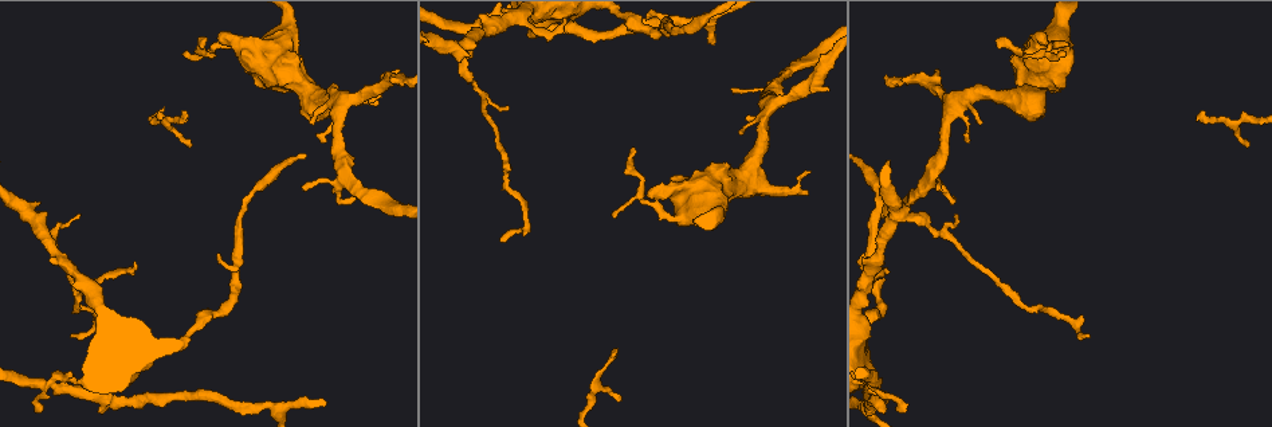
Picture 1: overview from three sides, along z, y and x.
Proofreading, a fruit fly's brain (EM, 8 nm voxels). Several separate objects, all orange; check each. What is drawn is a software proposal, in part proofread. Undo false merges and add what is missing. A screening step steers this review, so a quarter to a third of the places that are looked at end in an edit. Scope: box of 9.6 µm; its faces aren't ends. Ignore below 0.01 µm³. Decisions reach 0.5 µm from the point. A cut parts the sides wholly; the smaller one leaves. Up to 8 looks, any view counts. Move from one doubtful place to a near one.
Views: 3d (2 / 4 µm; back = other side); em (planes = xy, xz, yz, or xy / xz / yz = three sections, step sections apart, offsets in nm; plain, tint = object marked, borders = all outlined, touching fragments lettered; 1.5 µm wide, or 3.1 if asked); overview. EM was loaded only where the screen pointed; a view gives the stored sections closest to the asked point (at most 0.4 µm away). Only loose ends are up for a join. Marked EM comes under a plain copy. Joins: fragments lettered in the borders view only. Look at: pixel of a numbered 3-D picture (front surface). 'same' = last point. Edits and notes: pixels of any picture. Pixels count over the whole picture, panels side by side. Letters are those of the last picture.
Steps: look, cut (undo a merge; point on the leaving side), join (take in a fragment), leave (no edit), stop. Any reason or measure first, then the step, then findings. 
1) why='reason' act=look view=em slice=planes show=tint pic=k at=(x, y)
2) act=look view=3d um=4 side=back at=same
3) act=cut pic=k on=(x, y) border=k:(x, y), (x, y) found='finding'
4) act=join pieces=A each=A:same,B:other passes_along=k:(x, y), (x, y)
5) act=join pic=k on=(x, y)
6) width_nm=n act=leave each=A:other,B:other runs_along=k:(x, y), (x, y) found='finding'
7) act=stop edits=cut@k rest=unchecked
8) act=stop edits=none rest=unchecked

why='calibre changes' act=look view=em slice=planes show=tint pic=1 at=(41, 388)

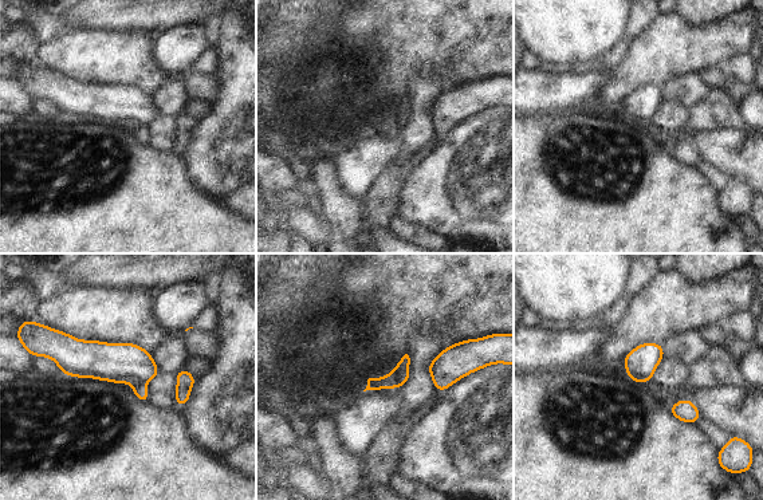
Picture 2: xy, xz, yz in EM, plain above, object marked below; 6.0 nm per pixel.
act=look view=em slice=planes show=borders at=same

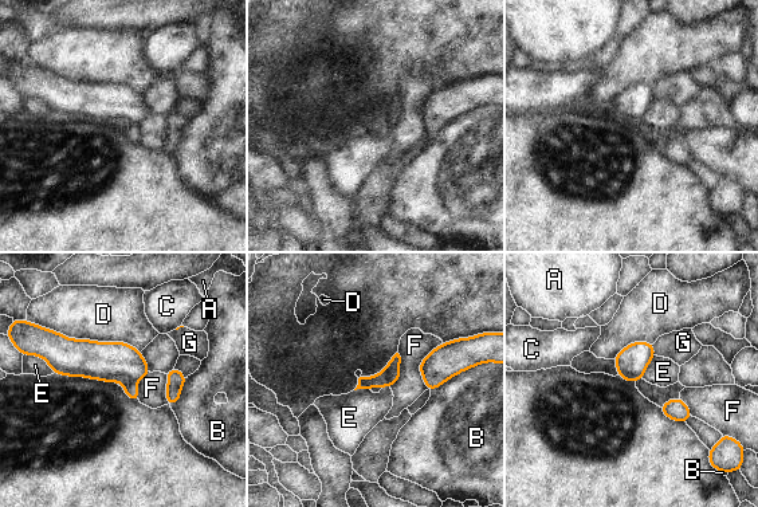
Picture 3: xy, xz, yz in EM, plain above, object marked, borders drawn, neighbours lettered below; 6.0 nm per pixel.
act=cut pic=3 on=(377, 380) each=A:other,B:other,C:other,D:other,E:other,F:other,G:other part_leaving=3:(43, 353), (116, 361), (145, 370) found='a second cell is stuck on'

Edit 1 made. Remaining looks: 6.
why='see it whole again' act=look view=overview

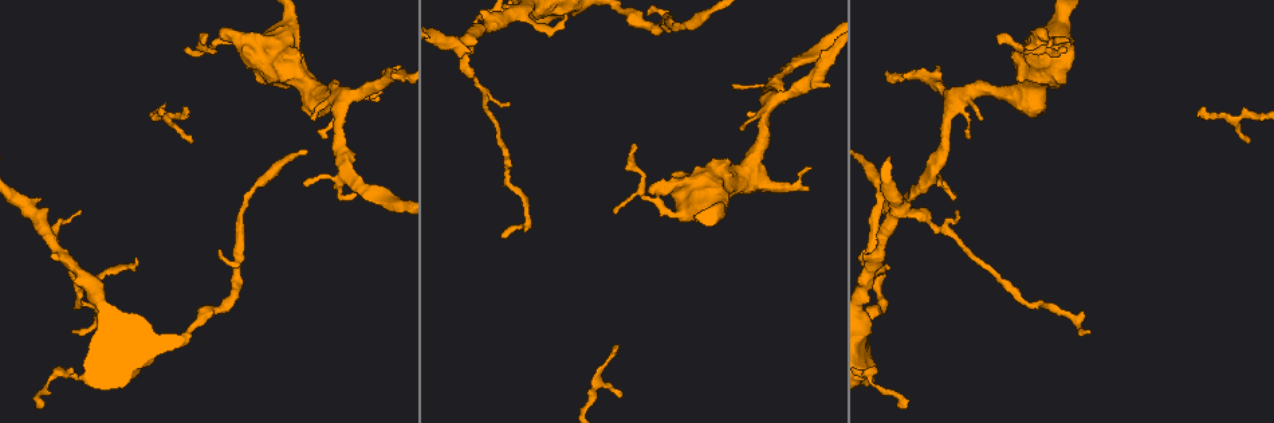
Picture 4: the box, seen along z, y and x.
why='an open end' act=look view=3d um=2 pic=4 at=(1000, 36)

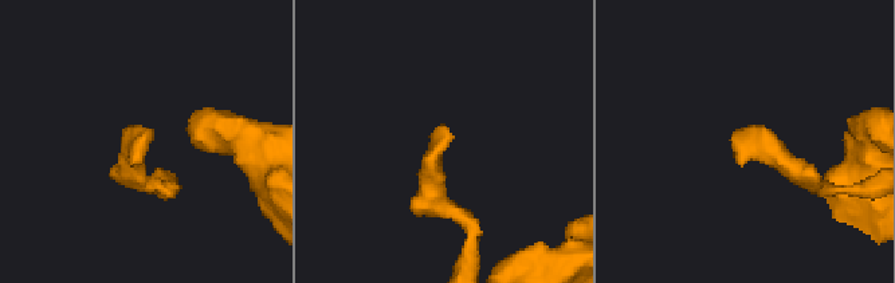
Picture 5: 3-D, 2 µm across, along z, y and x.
why='need the tissue' act=look view=em slice=xy step=8 show=borders pic=5 at=(451, 137)

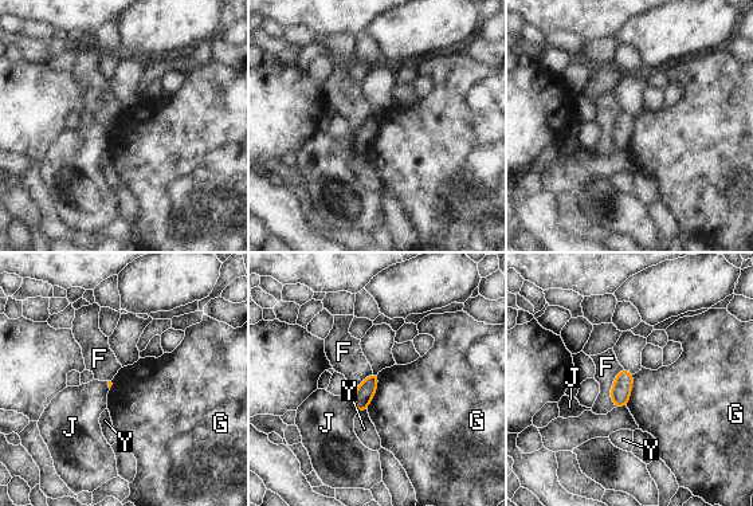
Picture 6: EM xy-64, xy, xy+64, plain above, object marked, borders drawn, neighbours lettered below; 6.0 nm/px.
act=look view=em slice=planes show=borders at=same

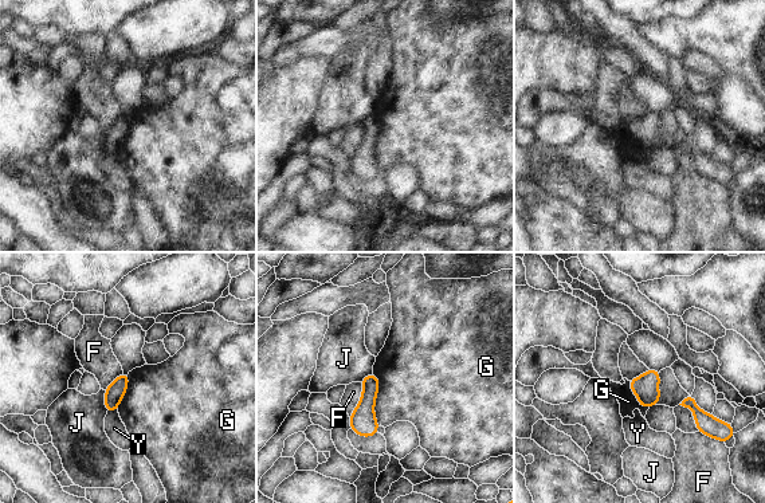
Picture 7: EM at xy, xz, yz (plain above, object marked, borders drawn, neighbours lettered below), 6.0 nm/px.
act=leave each=F:other,G:other,J:other,Y:other border=7:(372, 372), (379, 380), (379, 425) found='none of them fits'

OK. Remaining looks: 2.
why='tapers out' act=look view=em slice=planes show=tint pic=4 at=(939, 183)

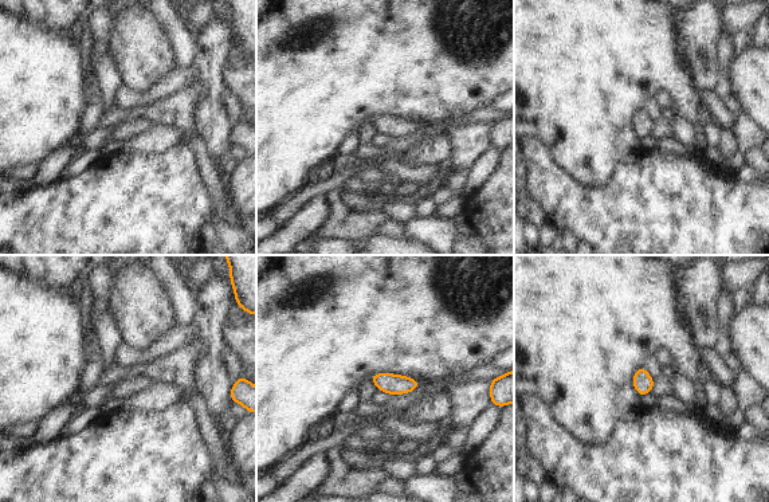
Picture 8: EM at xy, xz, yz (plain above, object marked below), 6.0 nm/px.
act=look view=em slice=planes show=borders at=same

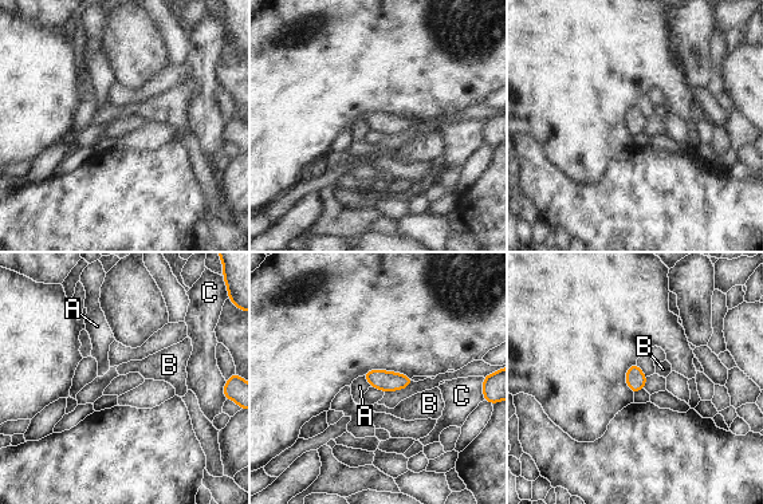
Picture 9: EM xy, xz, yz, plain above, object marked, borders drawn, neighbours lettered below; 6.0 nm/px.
act=leave each=A:other,B:other,C:other border=9:(362, 375), (370, 386) found='none of them fits'

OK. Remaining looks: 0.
act=stop edits=cut@3 rest=unchecked

